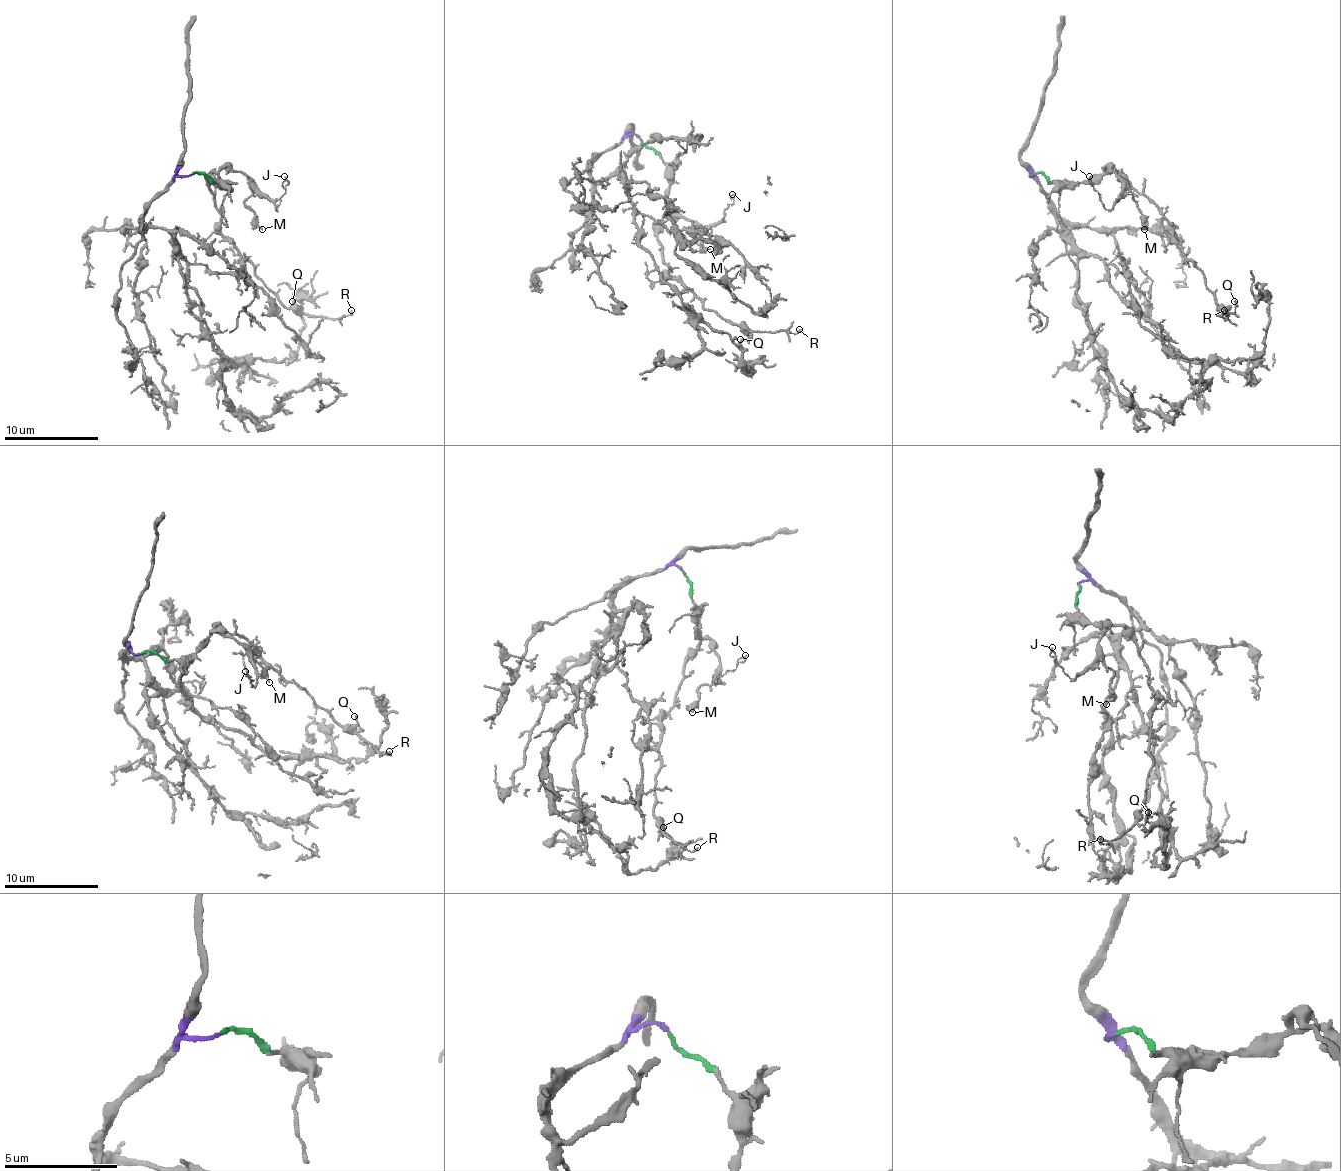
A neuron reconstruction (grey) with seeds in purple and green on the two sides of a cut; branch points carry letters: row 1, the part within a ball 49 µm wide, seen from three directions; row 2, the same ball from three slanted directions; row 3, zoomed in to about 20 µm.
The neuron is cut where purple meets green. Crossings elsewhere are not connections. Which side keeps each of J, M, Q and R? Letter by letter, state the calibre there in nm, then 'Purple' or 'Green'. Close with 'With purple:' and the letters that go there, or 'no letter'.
J: Thickness 130 nm. Green
M: Thickness 280 nm. Green
Q: Thickness 180 nm. Green
R: Thickness 140 nm. Green
With purple: no letter

